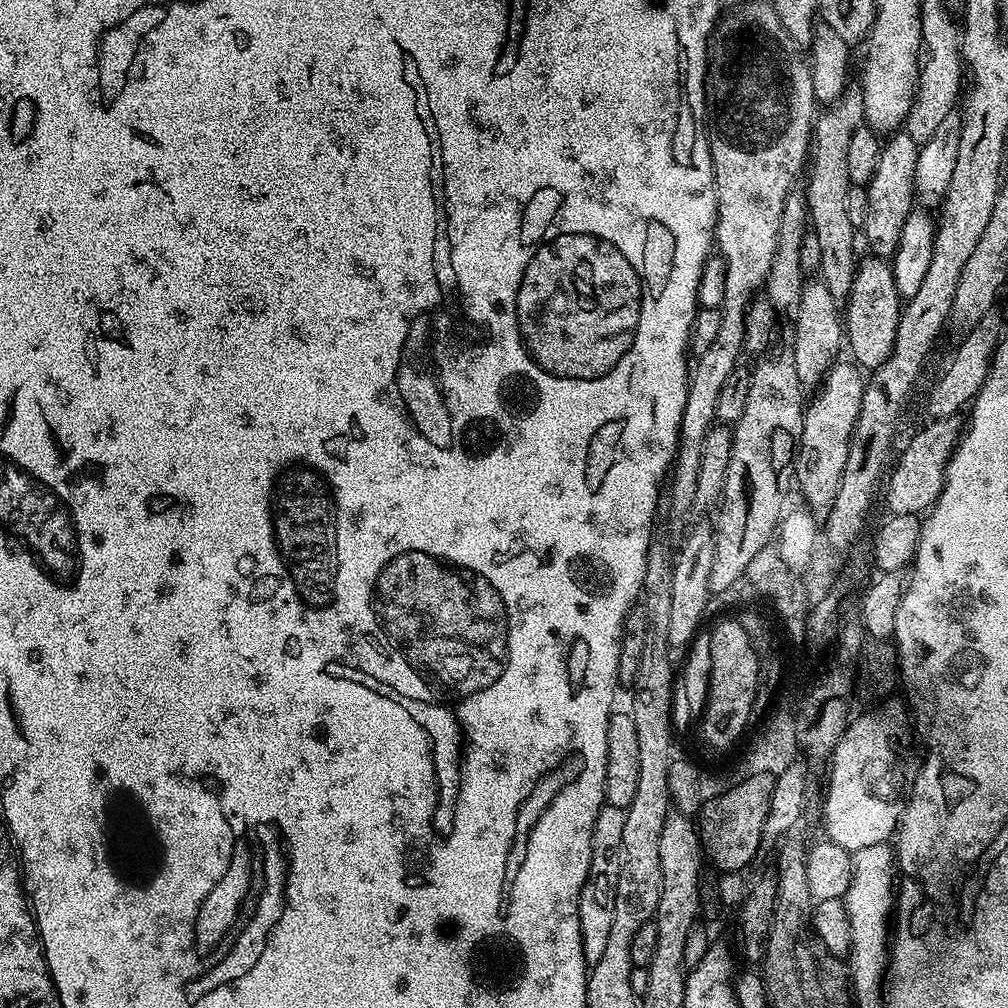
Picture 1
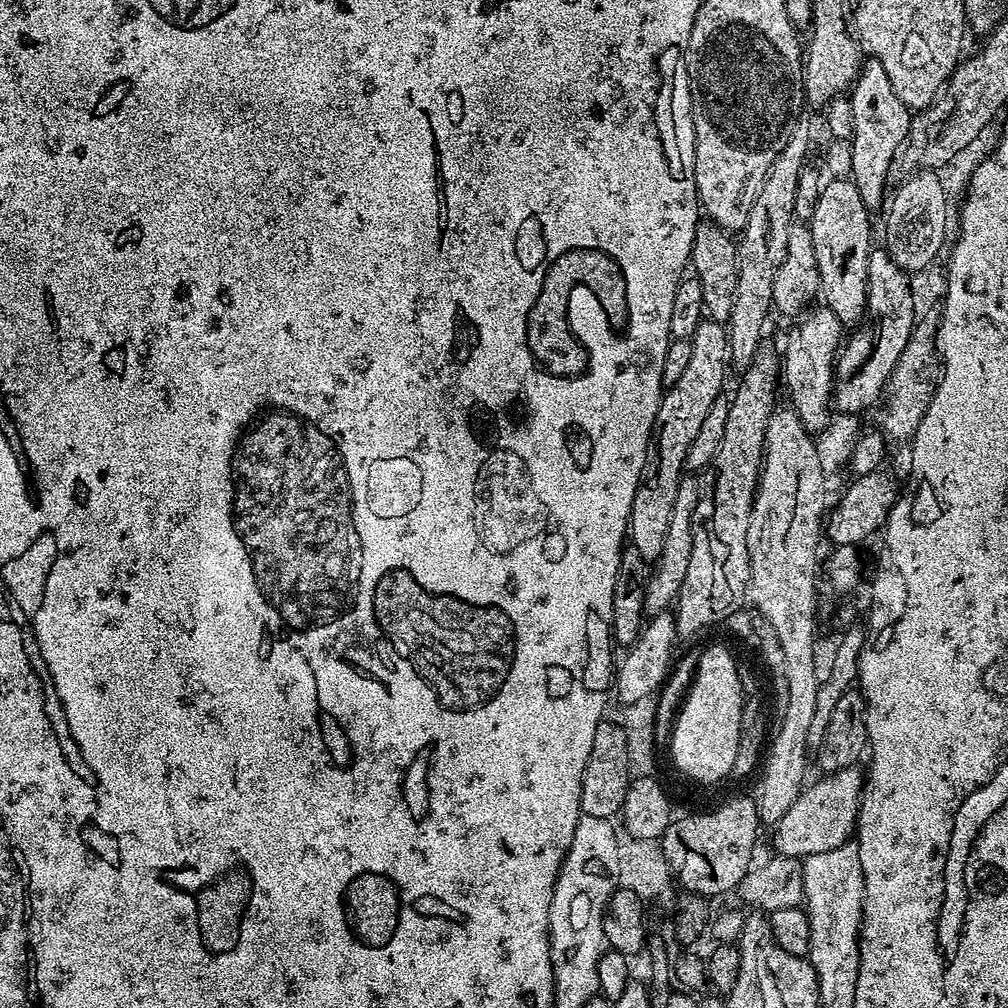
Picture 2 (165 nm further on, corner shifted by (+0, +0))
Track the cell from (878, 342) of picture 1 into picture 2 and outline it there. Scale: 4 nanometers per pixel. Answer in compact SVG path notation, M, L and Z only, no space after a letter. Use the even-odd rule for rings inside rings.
M829 179L821 187L820 197L814 206L814 218L810 222L814 238L814 258L818 258L823 307L834 310L834 314L845 326L859 325L864 319L864 307L868 304L868 259L874 247L872 224L868 221L868 216L870 210L862 202L862 194L858 194L851 179Z

